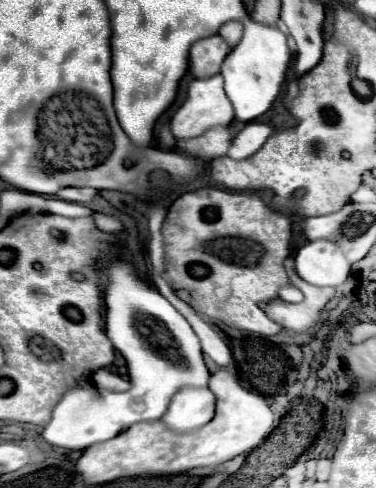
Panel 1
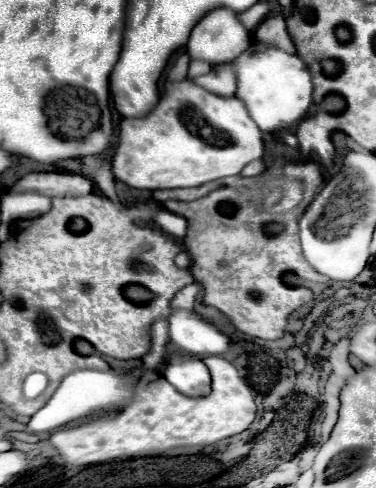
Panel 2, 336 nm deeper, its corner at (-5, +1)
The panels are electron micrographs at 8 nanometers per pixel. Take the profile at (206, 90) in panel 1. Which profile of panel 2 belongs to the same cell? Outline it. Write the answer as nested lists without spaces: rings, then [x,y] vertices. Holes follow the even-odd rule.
[[[218,65],[210,73],[194,77],[192,83],[196,83],[220,97],[234,97],[234,93],[236,93],[236,77],[234,77],[232,69],[228,69],[228,65]]]

